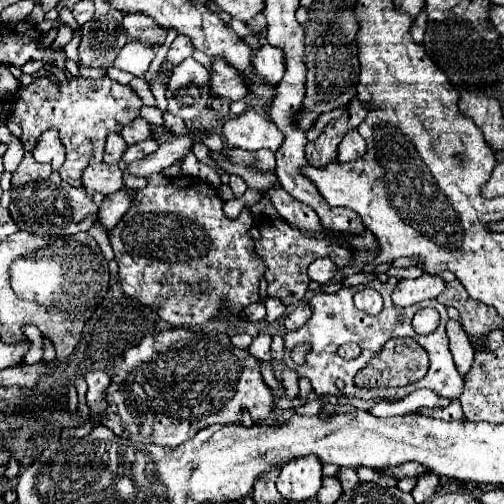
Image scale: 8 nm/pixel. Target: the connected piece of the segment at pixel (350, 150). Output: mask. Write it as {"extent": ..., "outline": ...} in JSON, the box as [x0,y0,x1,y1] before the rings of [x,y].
{"extent":[338,130,366,162],"outline":[[[358,130],[346,132],[344,140],[338,144],[338,160],[340,162],[350,162],[356,160],[360,156],[364,156],[366,152],[366,142],[364,138],[358,134]]]}

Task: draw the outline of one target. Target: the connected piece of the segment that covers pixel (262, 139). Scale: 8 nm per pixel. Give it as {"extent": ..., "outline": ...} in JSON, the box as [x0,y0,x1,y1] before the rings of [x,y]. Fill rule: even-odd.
{"extent":[222,110,284,152],"outline":[[[246,110],[240,116],[226,118],[222,134],[230,148],[244,150],[268,148],[276,152],[284,142],[284,134],[276,128],[276,124],[256,110]]]}

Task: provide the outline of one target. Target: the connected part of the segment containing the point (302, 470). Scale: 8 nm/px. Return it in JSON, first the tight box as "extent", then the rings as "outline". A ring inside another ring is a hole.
{"extent":[276,456,322,502],"outline":[[[304,456],[300,460],[288,462],[280,470],[280,476],[276,478],[276,486],[286,500],[302,502],[314,498],[322,486],[320,460],[316,460],[316,456]]]}

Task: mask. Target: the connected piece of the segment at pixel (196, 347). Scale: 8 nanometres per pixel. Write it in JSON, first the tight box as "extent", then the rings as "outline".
{"extent":[92,328,274,448],"outline":[[[184,328],[164,330],[154,336],[146,336],[138,346],[130,348],[126,356],[118,358],[114,366],[106,372],[110,374],[112,384],[108,386],[108,410],[98,420],[92,416],[94,424],[108,426],[116,436],[150,442],[164,448],[176,448],[180,442],[186,442],[196,432],[210,424],[236,424],[242,420],[242,412],[248,410],[254,422],[266,420],[274,412],[274,392],[262,378],[262,362],[250,356],[248,350],[236,348],[228,334],[204,334],[190,332]]]}

